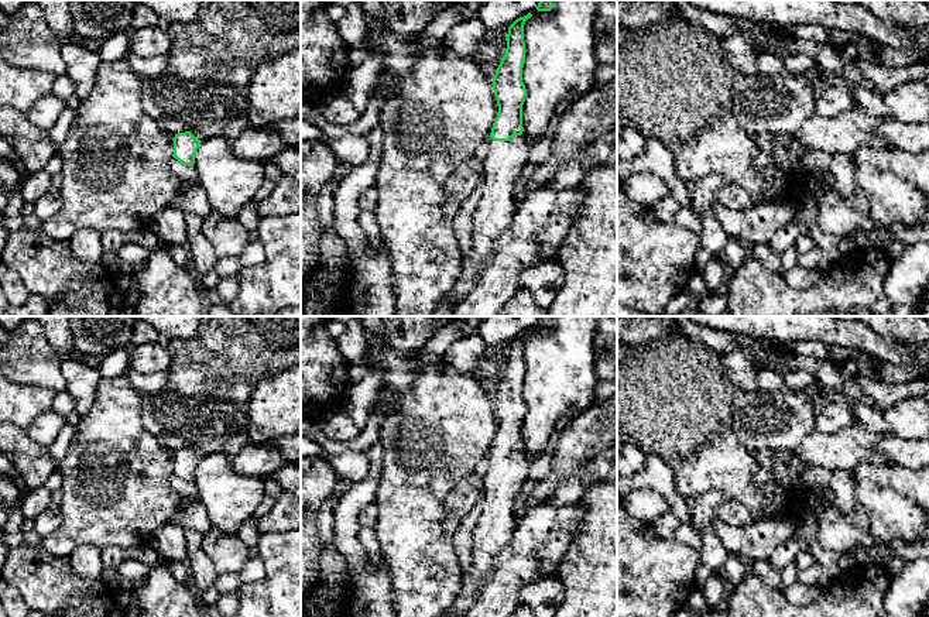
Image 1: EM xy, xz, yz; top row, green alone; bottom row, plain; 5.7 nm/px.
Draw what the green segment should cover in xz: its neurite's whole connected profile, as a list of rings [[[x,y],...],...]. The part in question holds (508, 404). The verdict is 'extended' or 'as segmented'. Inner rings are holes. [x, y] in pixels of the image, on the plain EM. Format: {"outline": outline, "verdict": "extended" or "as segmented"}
{"outline": [[[528,329],[508,343],[505,370],[493,395],[498,429],[487,455],[489,469],[483,480],[484,508],[473,531],[472,563],[463,573],[460,593],[443,617],[462,616],[476,601],[496,568],[497,553],[514,529],[514,497],[528,480],[528,460],[521,450],[522,421],[527,412],[522,398],[524,340],[531,333]]], "verdict": "extended"}

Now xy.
{"outline": [[[178,449],[172,452],[174,457],[174,470],[172,473],[176,474],[181,480],[193,483],[195,480],[195,470],[202,457],[206,456],[206,452],[202,449]]], "verdict": "extended"}

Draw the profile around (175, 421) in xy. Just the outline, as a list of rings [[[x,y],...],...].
[[[164,390],[144,395],[141,421],[171,453],[191,448],[233,459],[251,442],[246,404],[236,401],[203,400]]]

